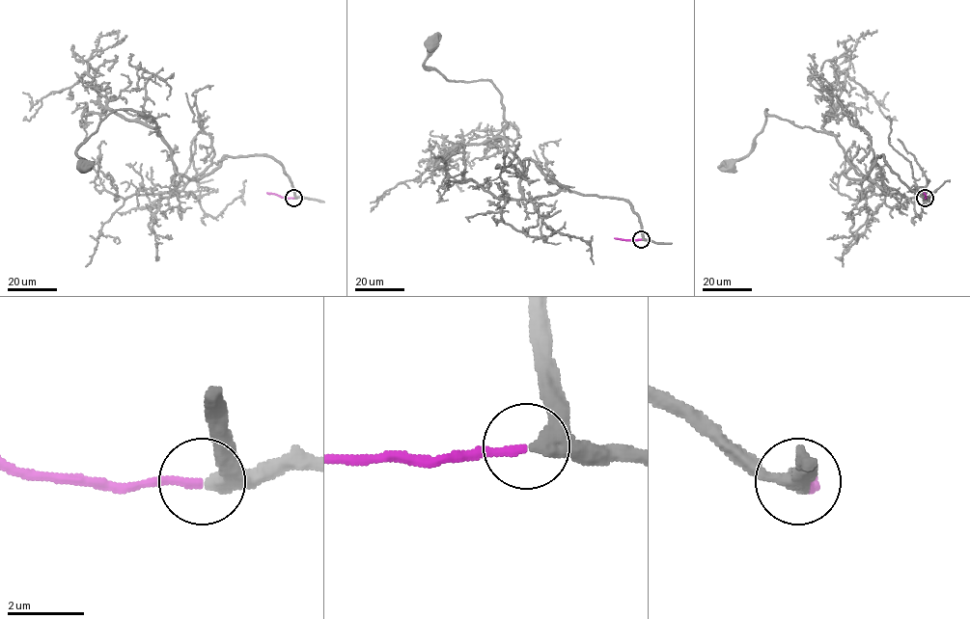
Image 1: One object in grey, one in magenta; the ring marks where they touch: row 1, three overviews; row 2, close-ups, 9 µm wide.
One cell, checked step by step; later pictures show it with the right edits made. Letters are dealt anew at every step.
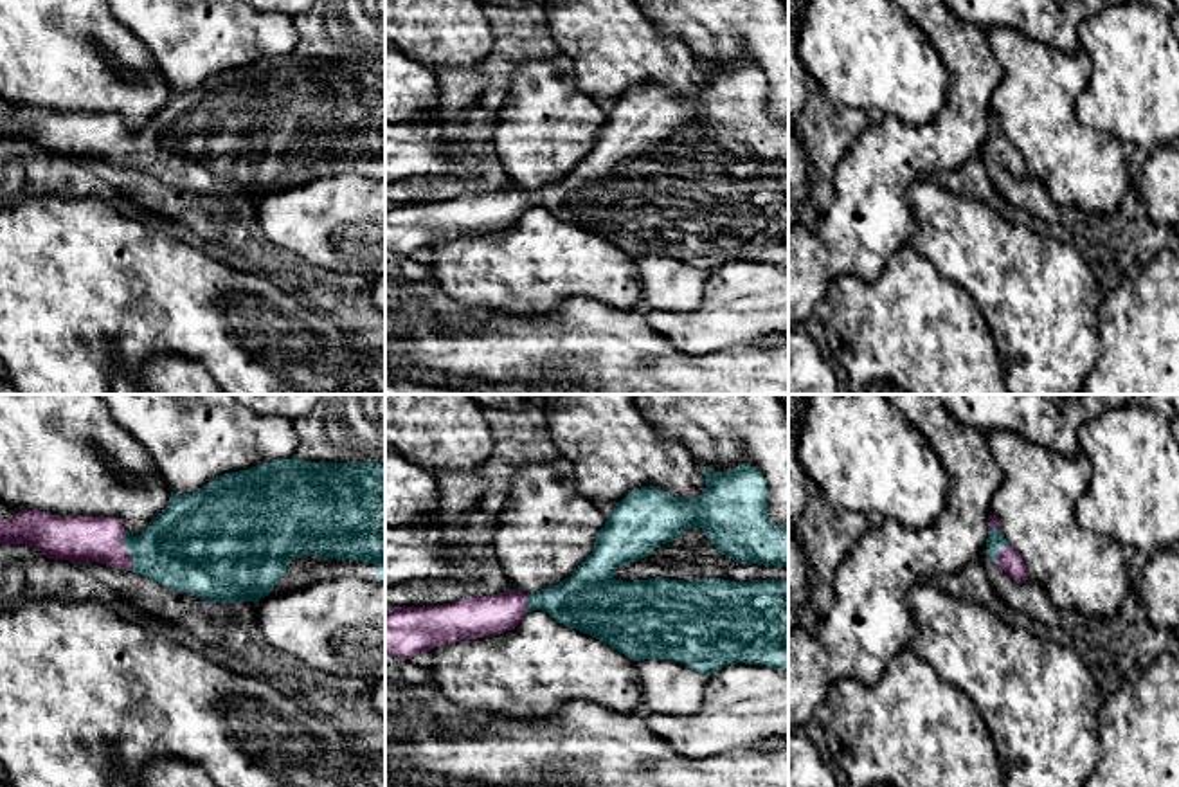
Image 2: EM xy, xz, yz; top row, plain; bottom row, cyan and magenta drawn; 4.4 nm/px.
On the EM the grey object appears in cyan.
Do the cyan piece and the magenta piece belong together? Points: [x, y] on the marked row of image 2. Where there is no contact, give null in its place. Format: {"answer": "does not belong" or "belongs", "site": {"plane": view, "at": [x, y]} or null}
{"answer": "belongs", "site": {"plane": "xy", "at": [126, 550]}}

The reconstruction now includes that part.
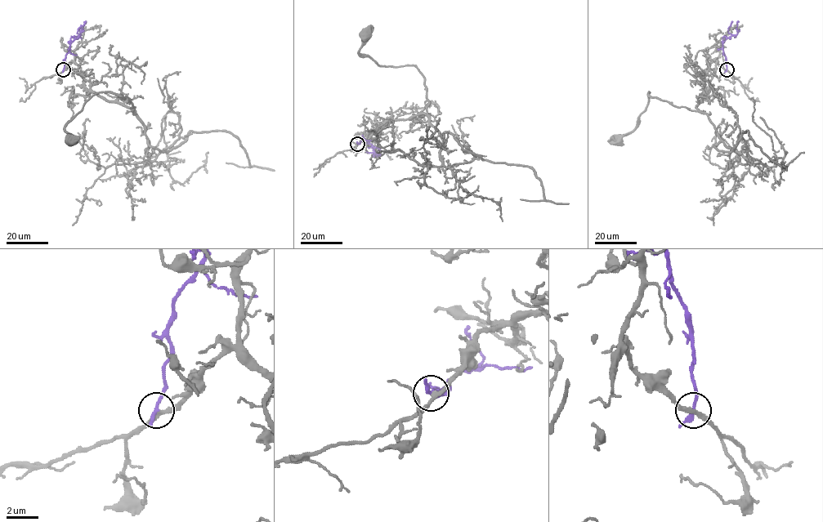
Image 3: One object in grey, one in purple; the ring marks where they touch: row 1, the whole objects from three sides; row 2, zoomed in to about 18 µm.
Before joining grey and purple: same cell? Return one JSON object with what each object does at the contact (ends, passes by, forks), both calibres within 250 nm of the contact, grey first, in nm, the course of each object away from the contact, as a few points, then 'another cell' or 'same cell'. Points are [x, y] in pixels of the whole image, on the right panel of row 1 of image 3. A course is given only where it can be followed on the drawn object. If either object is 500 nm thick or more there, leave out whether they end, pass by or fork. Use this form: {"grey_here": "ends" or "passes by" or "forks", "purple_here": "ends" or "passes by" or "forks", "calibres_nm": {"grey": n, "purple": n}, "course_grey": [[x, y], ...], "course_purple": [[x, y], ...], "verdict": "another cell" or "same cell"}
{"grey_here": "passes by", "purple_here": "passes by", "calibres_nm": {"grey": 240, "purple": 200}, "course_grey": [[726, 69], [717, 62], [696, 106], [707, 115], [720, 139], [715, 147], [731, 151], [746, 131], [786, 170]], "course_purple": [[726, 69], [722, 43], [736, 34], [739, 22]], "verdict": "another cell"}

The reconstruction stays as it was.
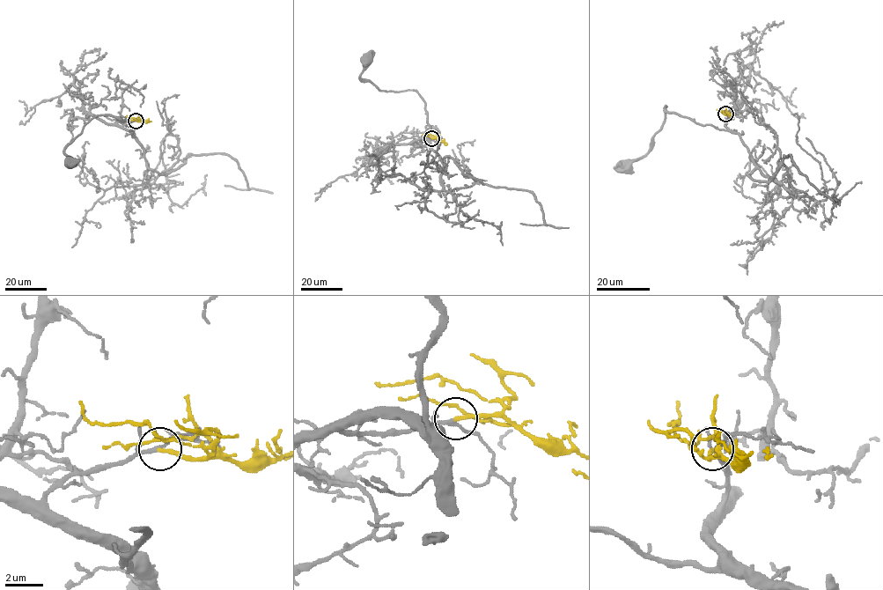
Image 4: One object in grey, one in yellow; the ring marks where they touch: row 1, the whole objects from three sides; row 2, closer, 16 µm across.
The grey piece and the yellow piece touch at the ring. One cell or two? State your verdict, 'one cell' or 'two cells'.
one cell

